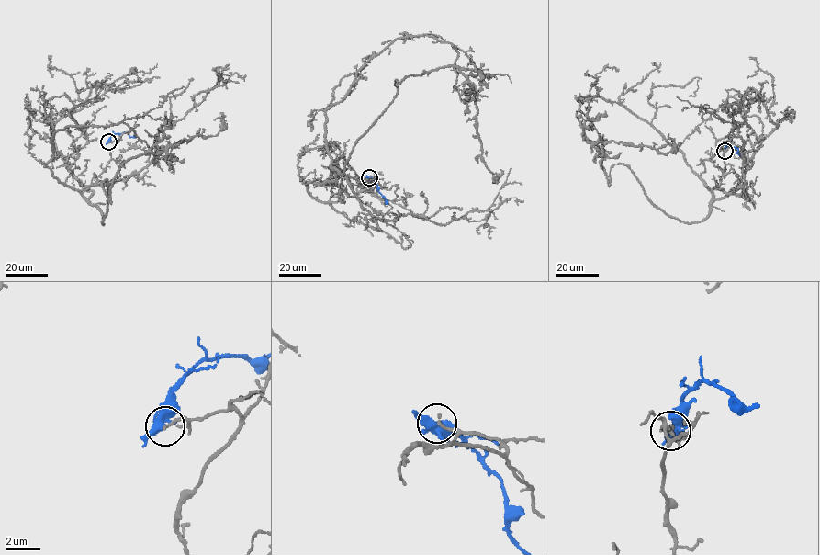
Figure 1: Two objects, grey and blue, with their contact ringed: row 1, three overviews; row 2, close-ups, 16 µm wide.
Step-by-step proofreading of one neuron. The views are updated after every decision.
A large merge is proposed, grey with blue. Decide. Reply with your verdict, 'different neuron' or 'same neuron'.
different neuron

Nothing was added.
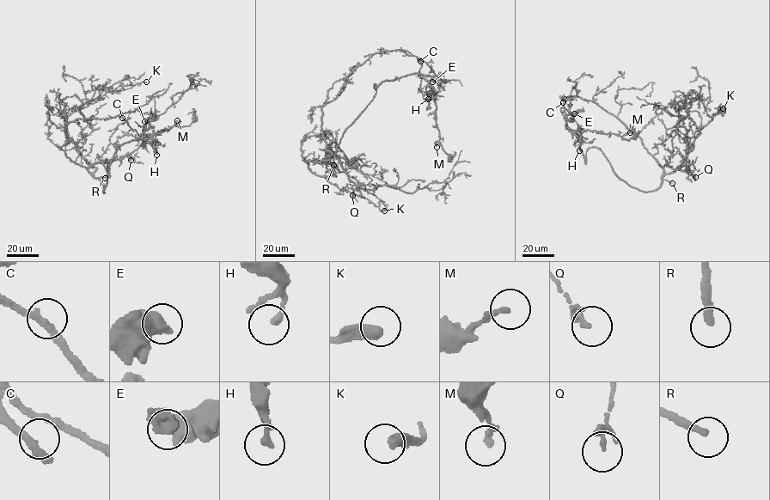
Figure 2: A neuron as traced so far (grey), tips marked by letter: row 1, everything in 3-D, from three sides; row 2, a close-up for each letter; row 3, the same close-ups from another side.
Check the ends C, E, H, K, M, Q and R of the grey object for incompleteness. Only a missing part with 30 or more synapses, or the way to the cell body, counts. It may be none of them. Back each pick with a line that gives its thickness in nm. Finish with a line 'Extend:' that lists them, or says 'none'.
K: calibre 420 nm
R: calibre 240 nm
Extend: K, R

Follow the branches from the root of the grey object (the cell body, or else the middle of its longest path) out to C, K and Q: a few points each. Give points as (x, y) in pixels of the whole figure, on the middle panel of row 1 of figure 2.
C: (344, 131), (334, 155), (326, 150), (321, 109), (335, 98), (351, 72), (383, 51), (402, 51), (420, 61)
K: (344, 131), (336, 152), (328, 152), (329, 161), (309, 161), (309, 170), (384, 210)
Q: (344, 131), (334, 155), (326, 149), (333, 153), (348, 178), (354, 183), (352, 195)

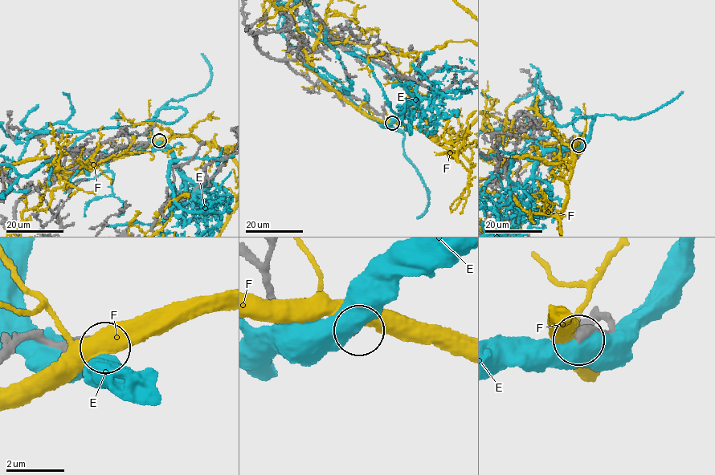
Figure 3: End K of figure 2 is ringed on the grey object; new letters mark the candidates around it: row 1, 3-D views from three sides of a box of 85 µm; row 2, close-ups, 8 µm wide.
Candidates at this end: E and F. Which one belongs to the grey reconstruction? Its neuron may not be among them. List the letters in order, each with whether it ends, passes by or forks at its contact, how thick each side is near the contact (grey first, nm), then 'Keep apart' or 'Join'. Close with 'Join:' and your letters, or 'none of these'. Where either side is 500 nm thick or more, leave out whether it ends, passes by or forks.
E: Thickness 550 nm (grey) against 800 nm. Keep apart
F: Thickness 500 nm (grey) against 460 nm. Keep apart
Join: none of these

